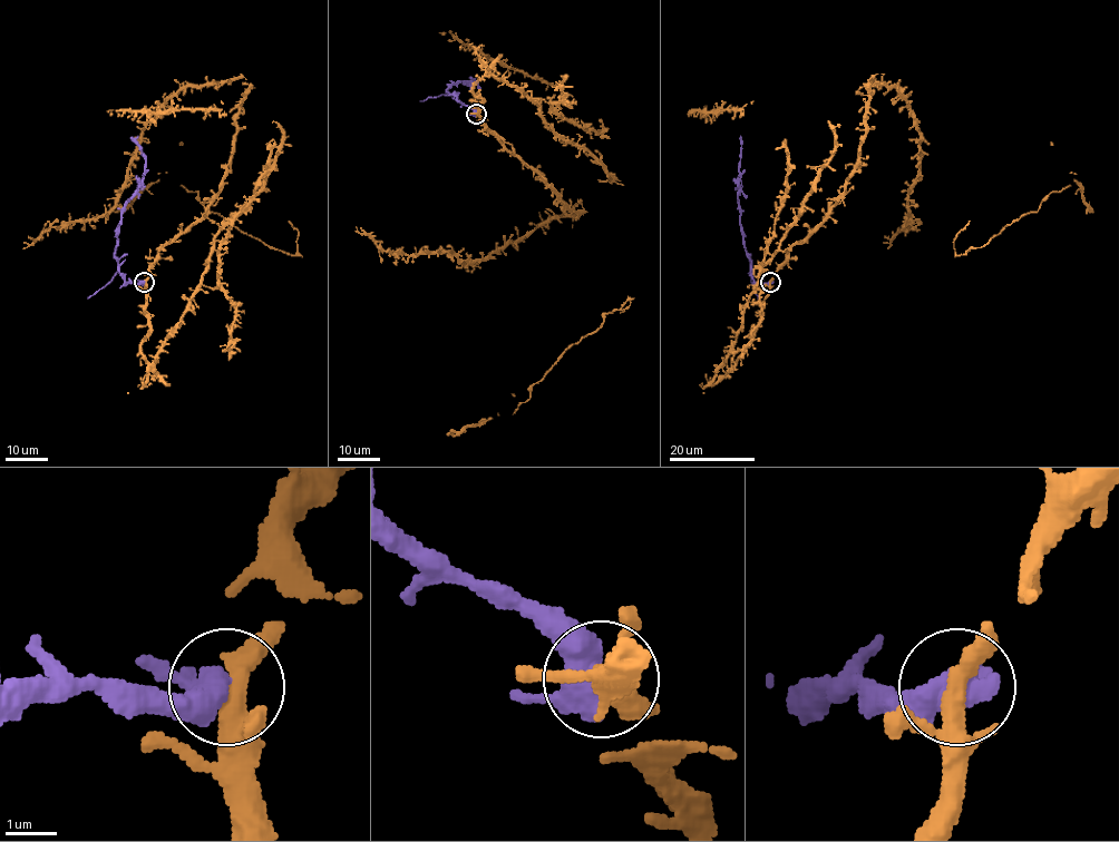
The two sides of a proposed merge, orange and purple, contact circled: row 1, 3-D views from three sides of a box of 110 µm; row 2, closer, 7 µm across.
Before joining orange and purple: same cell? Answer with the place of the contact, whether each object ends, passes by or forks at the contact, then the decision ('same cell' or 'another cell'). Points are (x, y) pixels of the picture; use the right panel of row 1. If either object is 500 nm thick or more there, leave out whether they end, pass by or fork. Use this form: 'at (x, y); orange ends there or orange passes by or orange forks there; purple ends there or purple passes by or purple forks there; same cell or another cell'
at (770, 282); another cell

